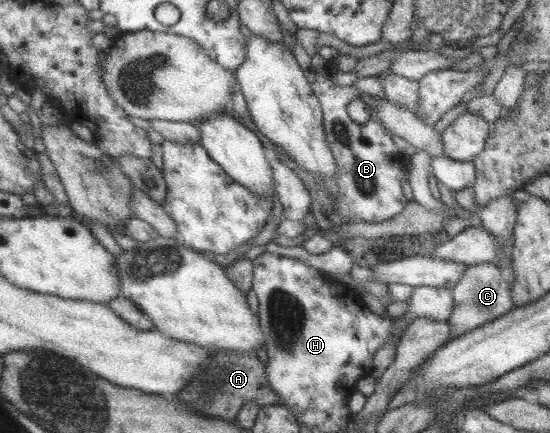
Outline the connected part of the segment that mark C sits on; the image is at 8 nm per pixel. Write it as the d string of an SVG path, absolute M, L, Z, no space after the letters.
M492 263L468 265L456 284L450 289L453 298L453 309L448 317L450 338L452 339L468 330L490 322L513 307L510 296L510 284L502 279L500 269Z

